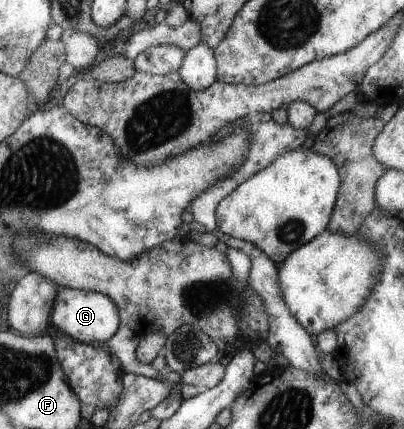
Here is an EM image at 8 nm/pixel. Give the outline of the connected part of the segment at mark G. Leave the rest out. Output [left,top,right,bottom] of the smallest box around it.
[51,287,121,344]

